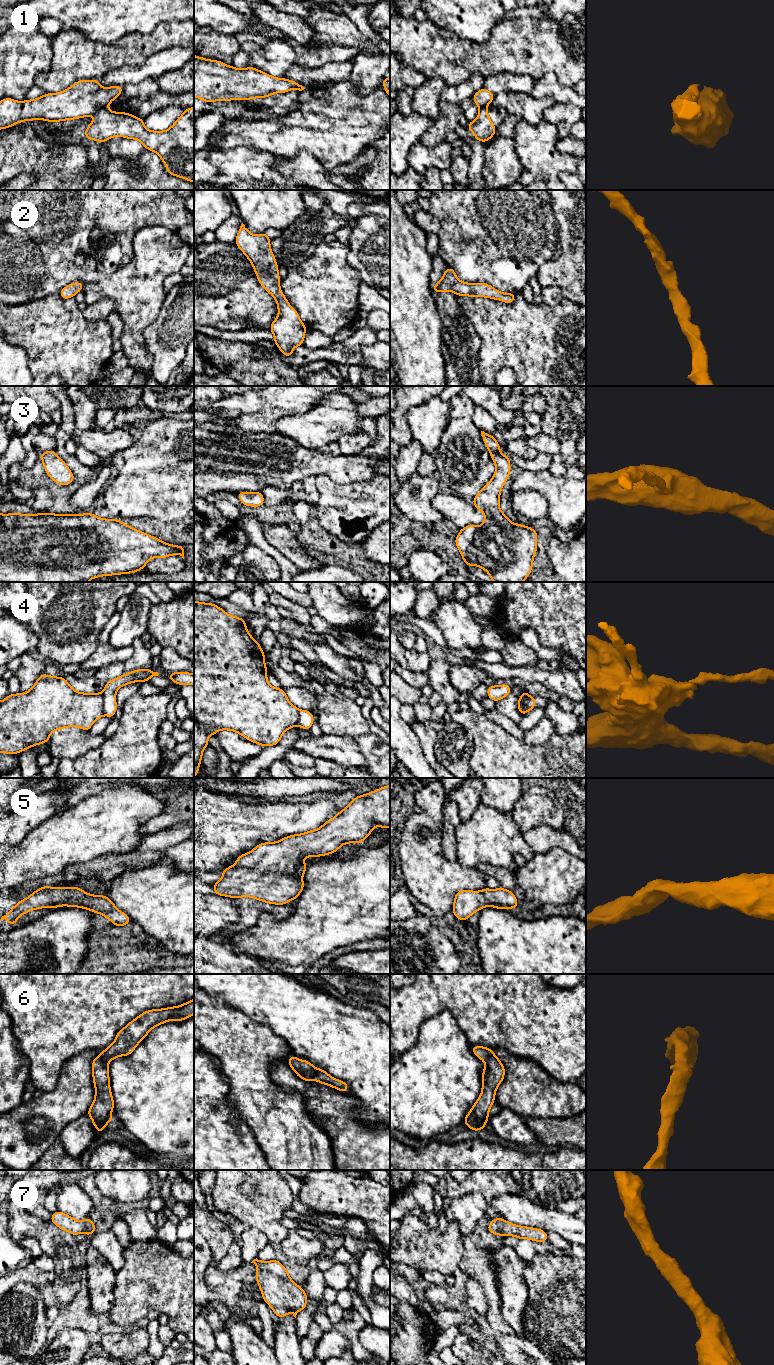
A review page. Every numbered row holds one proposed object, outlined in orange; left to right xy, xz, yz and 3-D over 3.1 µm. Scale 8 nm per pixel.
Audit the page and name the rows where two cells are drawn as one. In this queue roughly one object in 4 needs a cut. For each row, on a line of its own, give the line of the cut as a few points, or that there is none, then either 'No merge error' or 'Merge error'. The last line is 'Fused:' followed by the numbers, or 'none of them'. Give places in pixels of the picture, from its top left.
1: Split along xy (105, 107), (99, 108), (94, 113). Merge error
2: No split. No merge error
3: No split. No merge error
4: Split along xy (101, 693), (104, 714). Merge error
5: No split. No merge error
6: No split. No merge error
7: No split. No merge error
Fused: 1, 4

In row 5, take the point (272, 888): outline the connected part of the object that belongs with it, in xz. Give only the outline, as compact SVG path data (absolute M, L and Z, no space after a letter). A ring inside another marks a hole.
M390 784L355 797L318 829L293 834L277 842L260 843L250 852L240 855L233 866L221 871L223 877L212 884L214 893L234 899L252 897L268 904L287 904L297 899L304 889L302 877L308 868L303 862L304 857L320 857L338 851L344 844L362 843L376 825L390 828Z

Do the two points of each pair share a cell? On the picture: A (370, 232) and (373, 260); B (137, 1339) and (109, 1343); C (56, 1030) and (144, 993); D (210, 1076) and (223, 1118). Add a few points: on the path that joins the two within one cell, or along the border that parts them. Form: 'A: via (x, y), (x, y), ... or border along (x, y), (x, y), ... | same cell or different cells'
A: via (371, 239), (373, 253) | same cell
B: via (130, 1343), (116, 1344) | same cell
C: via (78, 1008), (86, 1006), (95, 997), (122, 993) | same cell
D: via (210, 1086), (210, 1097), (219, 1108) | same cell

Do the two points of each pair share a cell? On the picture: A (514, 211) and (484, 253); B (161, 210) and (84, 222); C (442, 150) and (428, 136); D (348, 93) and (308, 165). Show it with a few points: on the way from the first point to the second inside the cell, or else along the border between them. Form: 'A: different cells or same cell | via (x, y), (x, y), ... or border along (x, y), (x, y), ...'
A: same cell | via (504, 221), (484, 243)
B: same cell | via (142, 210), (103, 210)
C: different cells | border along (420, 140), (428, 146), (435, 146), (445, 140)
D: different cells | border along (290, 158), (299, 151), (309, 151), (328, 172)

